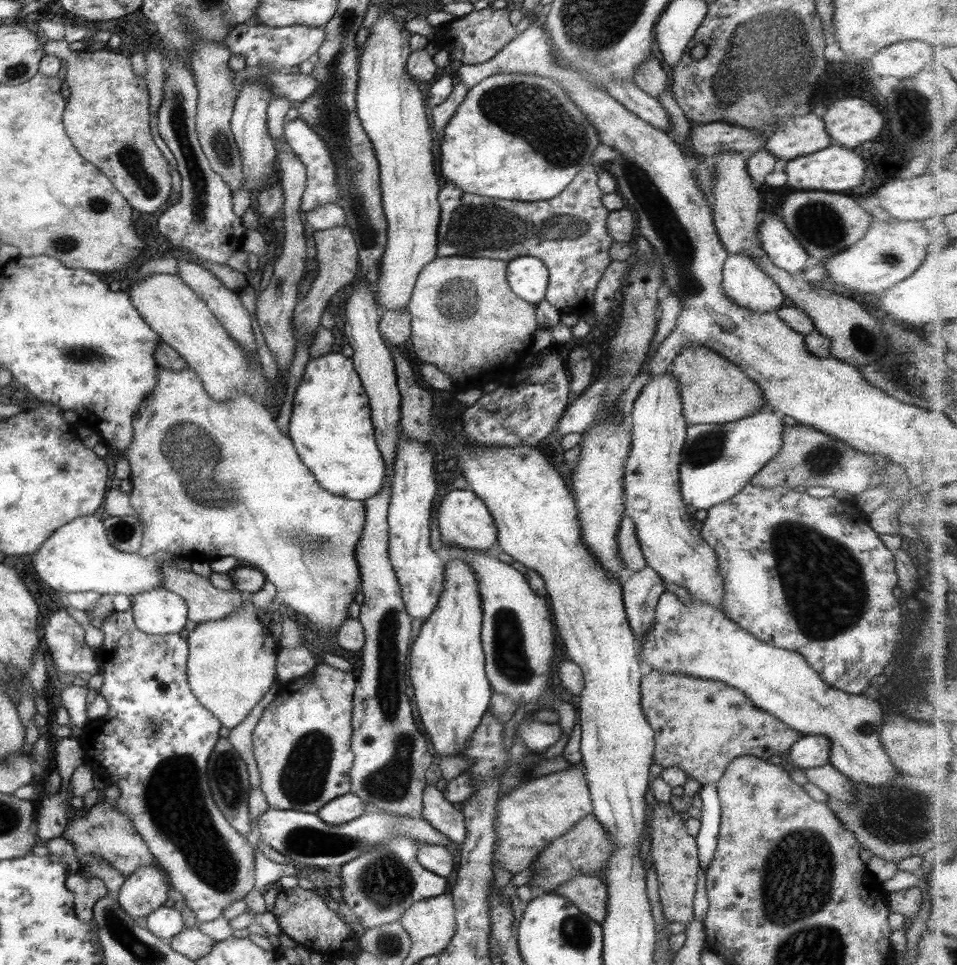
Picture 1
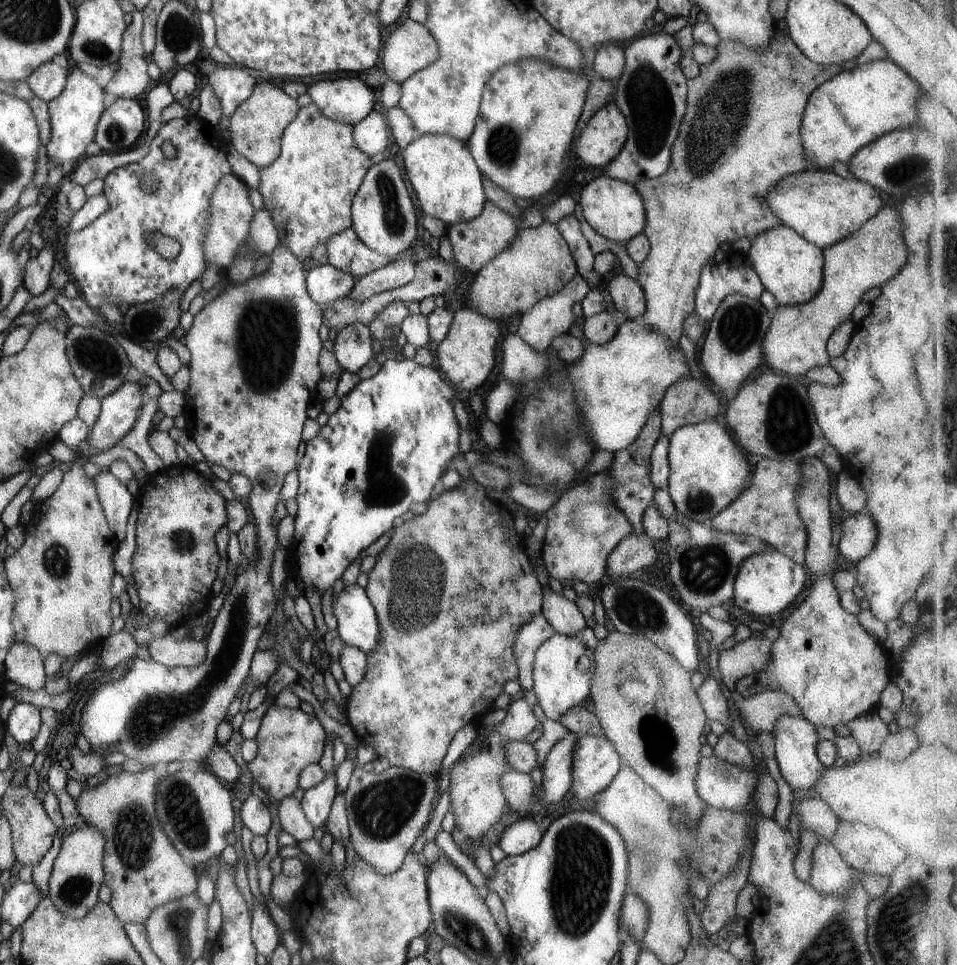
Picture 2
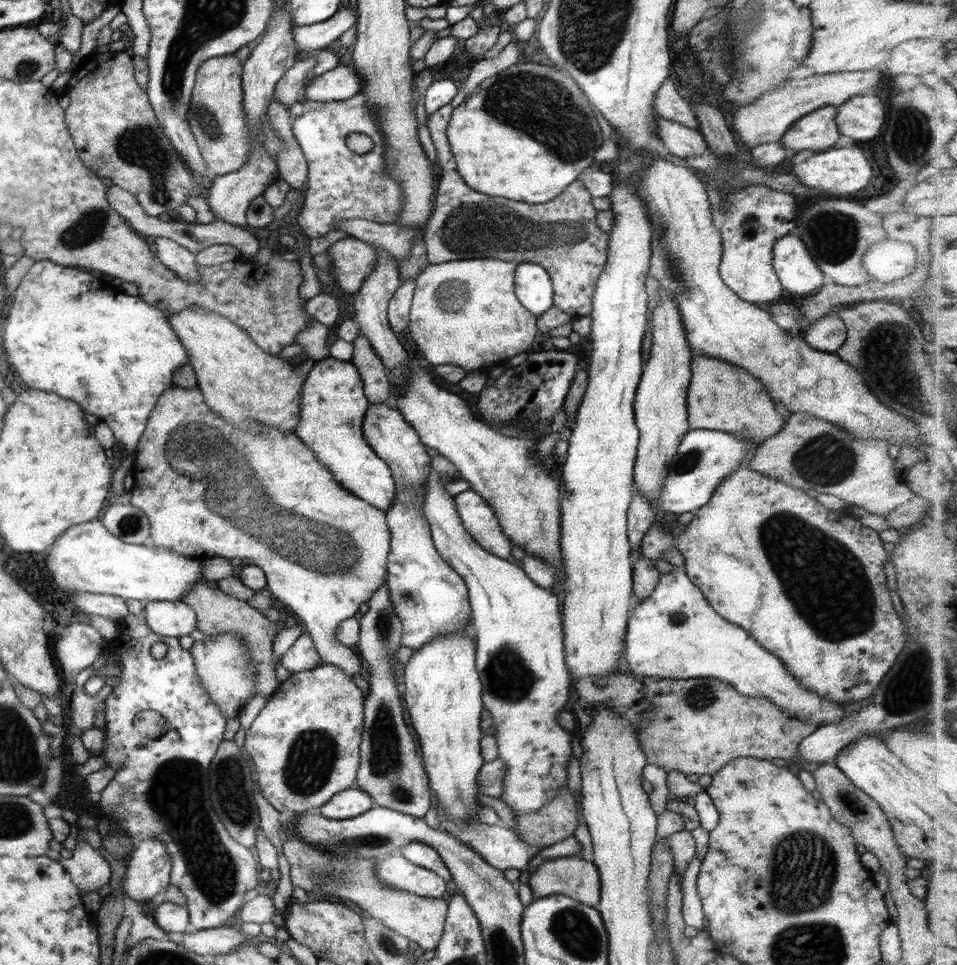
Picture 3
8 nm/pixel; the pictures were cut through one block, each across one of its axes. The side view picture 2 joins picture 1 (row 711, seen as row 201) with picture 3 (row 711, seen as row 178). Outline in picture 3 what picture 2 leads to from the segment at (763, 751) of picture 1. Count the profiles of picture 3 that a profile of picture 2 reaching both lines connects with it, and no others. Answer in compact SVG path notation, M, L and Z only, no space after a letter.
M641 677L643 699L654 707L652 719L636 733L646 758L664 771L714 775L726 762L737 757L759 760L796 756L798 744L817 726L791 718L763 698L739 695L732 686L713 678L687 680Z

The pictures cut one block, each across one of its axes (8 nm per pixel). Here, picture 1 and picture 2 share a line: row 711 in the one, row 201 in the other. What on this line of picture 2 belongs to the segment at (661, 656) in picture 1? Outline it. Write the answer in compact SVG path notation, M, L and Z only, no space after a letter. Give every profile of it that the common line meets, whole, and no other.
M820 169L785 175L767 192L765 204L775 212L781 225L788 226L819 249L837 244L857 232L883 205L879 192L870 184Z

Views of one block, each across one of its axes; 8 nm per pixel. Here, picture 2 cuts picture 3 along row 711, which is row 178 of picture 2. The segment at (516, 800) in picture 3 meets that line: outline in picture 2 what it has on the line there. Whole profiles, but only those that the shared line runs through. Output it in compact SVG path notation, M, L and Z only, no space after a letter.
M519 60L515 64L503 64L483 84L479 112L475 126L465 141L469 154L477 168L493 184L497 184L513 198L534 200L549 192L563 176L569 166L569 154L575 141L575 126L586 101L587 78L579 72L569 72L557 66L551 66L545 60Z

